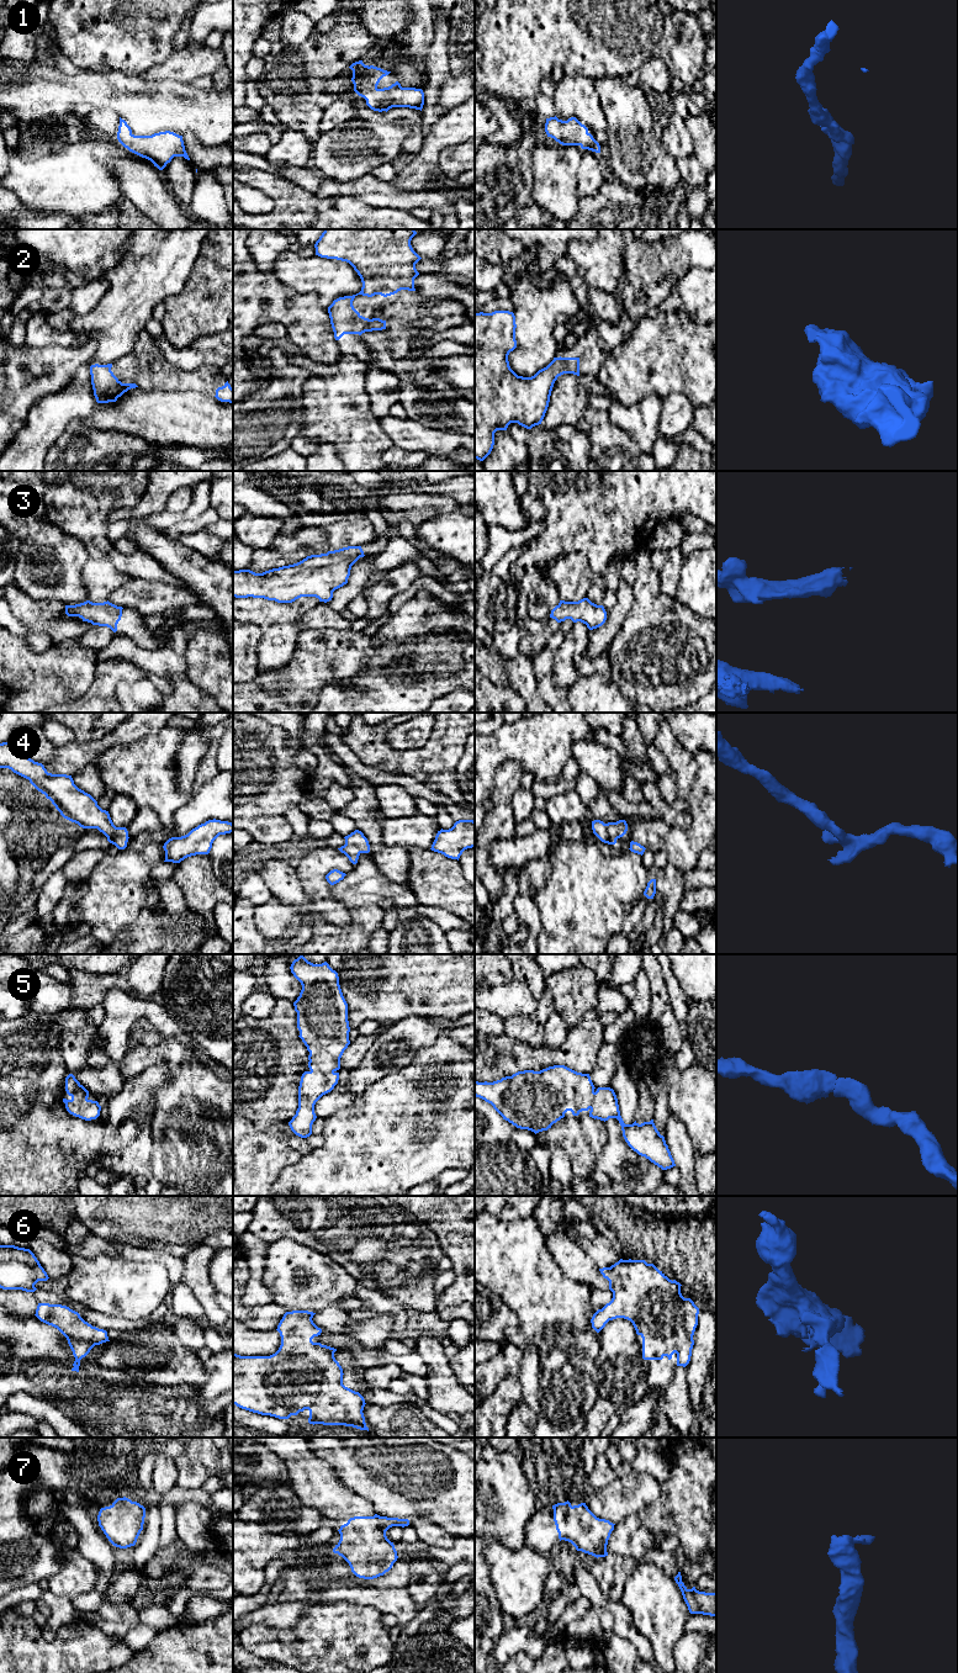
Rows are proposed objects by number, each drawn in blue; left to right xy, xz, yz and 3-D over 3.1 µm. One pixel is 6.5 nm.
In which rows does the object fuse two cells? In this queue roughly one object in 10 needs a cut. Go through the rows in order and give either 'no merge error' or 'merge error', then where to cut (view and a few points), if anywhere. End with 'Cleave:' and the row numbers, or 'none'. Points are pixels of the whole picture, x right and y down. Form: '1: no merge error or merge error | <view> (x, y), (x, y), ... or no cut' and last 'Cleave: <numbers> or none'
1: no merge error | no cut
2: no merge error | no cut
3: no merge error | no cut
4: no merge error | no cut
5: no merge error | no cut
6: no merge error | no cut
7: no merge error | no cut
Cleave: none

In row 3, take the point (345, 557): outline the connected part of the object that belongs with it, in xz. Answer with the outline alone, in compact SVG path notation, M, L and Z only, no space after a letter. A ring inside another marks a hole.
M348 546L311 555L297 563L263 573L233 571L233 597L264 598L277 603L316 597L327 603L332 600L335 589L348 583L351 566L364 556L361 546Z

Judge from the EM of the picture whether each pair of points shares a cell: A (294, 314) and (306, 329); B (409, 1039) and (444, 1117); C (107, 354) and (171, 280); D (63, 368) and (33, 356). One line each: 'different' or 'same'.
A: same
B: different
C: same
D: same

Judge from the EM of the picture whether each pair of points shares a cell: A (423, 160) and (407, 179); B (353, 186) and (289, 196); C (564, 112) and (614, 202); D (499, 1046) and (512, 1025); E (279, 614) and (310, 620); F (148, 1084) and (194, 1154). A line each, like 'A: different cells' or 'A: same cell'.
A: same cell
B: different cells
C: different cells
D: different cells
E: different cells
F: different cells

